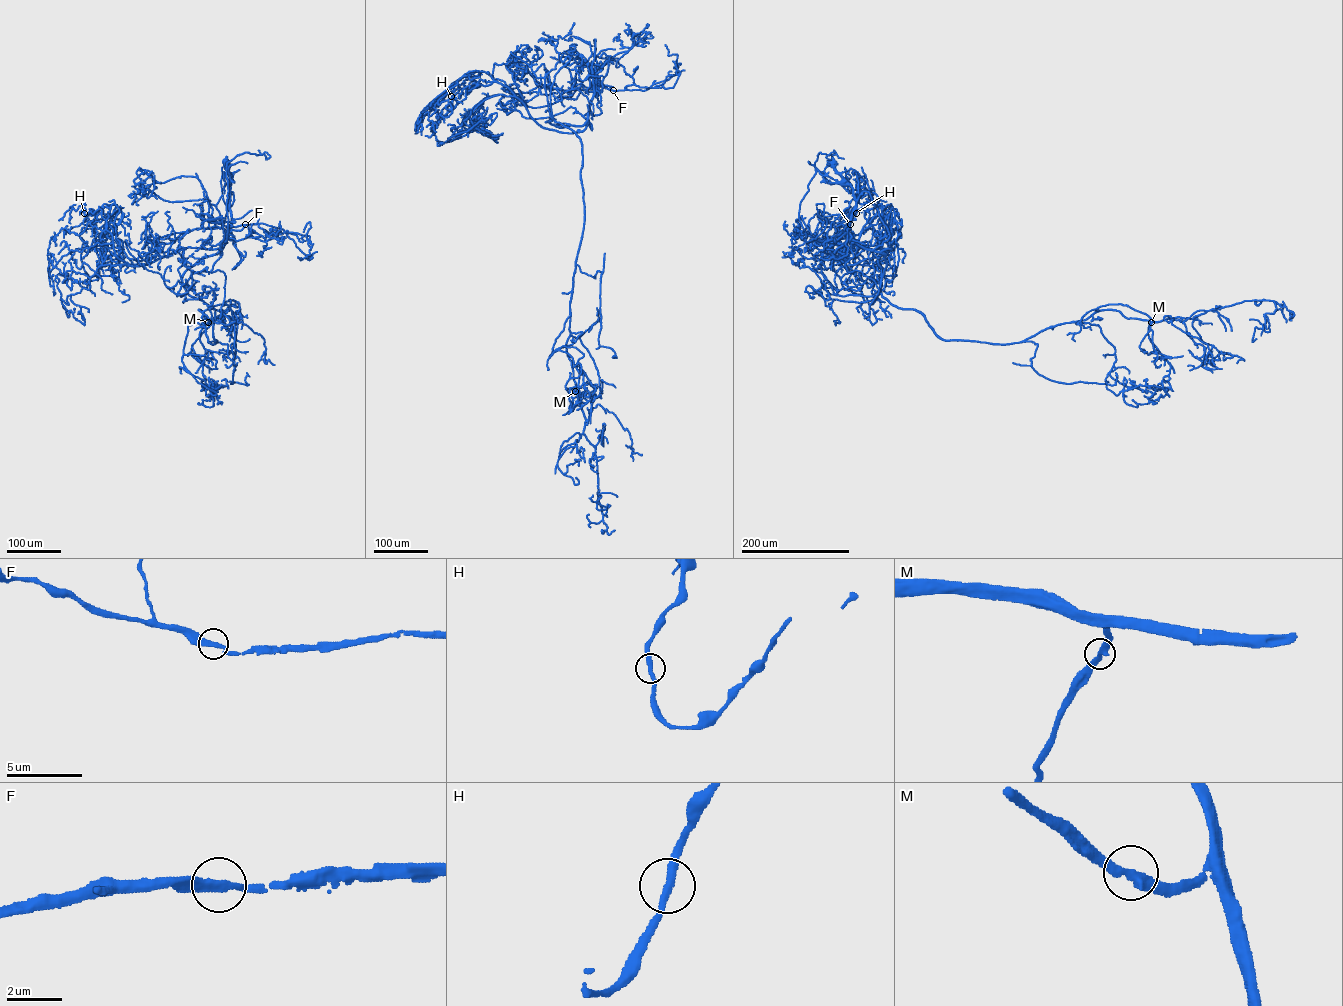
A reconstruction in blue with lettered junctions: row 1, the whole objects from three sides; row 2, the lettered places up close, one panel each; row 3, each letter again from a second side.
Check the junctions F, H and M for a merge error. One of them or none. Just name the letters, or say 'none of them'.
none of them

